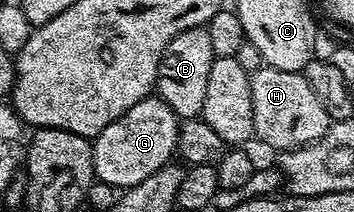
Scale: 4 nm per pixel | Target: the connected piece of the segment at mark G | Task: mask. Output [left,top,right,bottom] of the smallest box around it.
[92,96,181,188]

